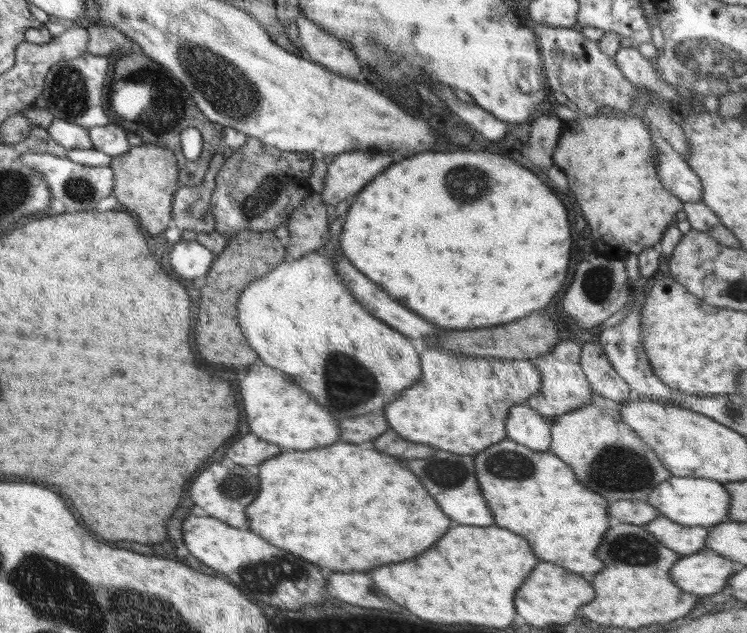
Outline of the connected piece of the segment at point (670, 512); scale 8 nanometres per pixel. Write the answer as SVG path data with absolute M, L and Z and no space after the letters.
M673 476L670 480L665 480L656 485L647 498L650 505L658 508L660 514L669 520L684 526L712 527L718 525L730 508L730 493L726 487L716 480L700 477L679 477Z

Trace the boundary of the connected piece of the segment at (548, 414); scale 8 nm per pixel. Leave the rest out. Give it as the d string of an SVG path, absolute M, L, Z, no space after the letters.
M576 340L561 341L552 348L552 352L532 359L532 363L540 369L542 388L538 394L526 400L525 403L530 408L538 411L546 418L552 419L555 416L568 414L573 409L582 408L592 400L592 394L595 392L590 387L590 381L588 381L582 365L580 365L581 347L582 345Z

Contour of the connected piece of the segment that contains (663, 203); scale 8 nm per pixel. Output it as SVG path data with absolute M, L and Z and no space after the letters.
M577 112L578 119L563 120L561 135L554 152L553 164L557 164L568 177L569 193L576 196L588 224L594 253L614 259L623 259L630 253L638 254L661 241L670 222L676 221L676 213L683 210L684 202L663 188L656 167L656 147L652 145L650 126L637 114L605 113L590 118Z

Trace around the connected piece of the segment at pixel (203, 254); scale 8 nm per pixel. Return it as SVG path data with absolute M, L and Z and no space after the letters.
M180 240L170 252L170 266L180 278L194 279L204 276L217 256L198 241Z

